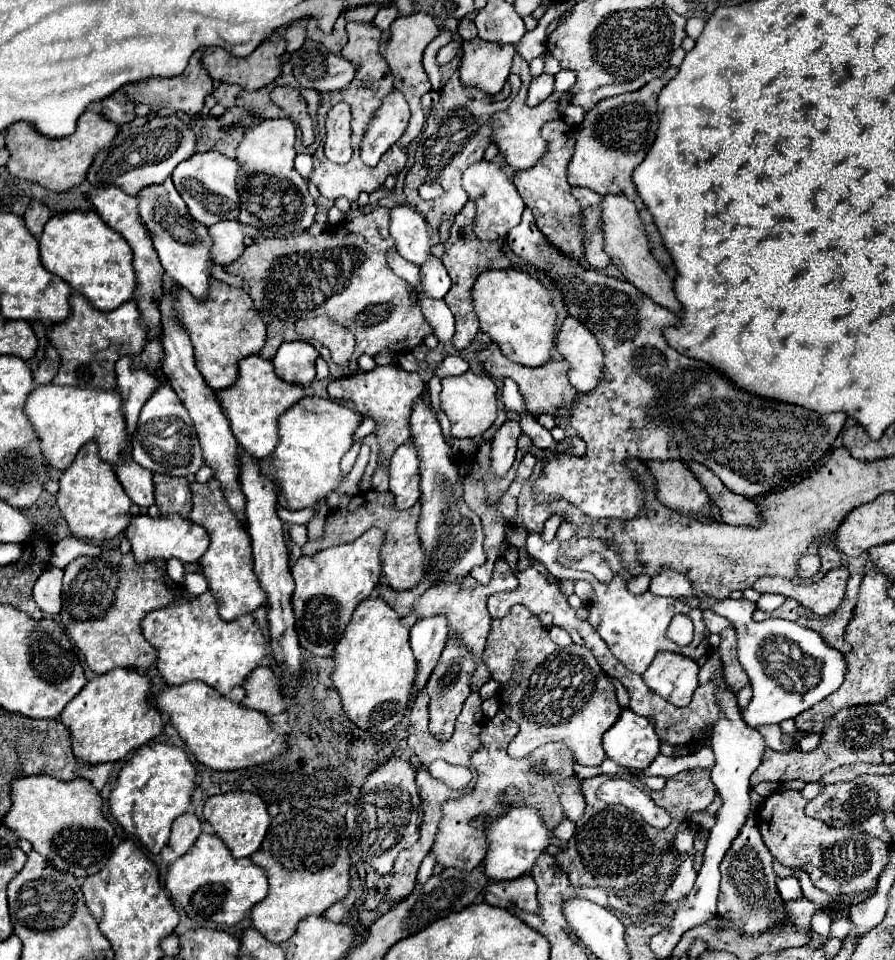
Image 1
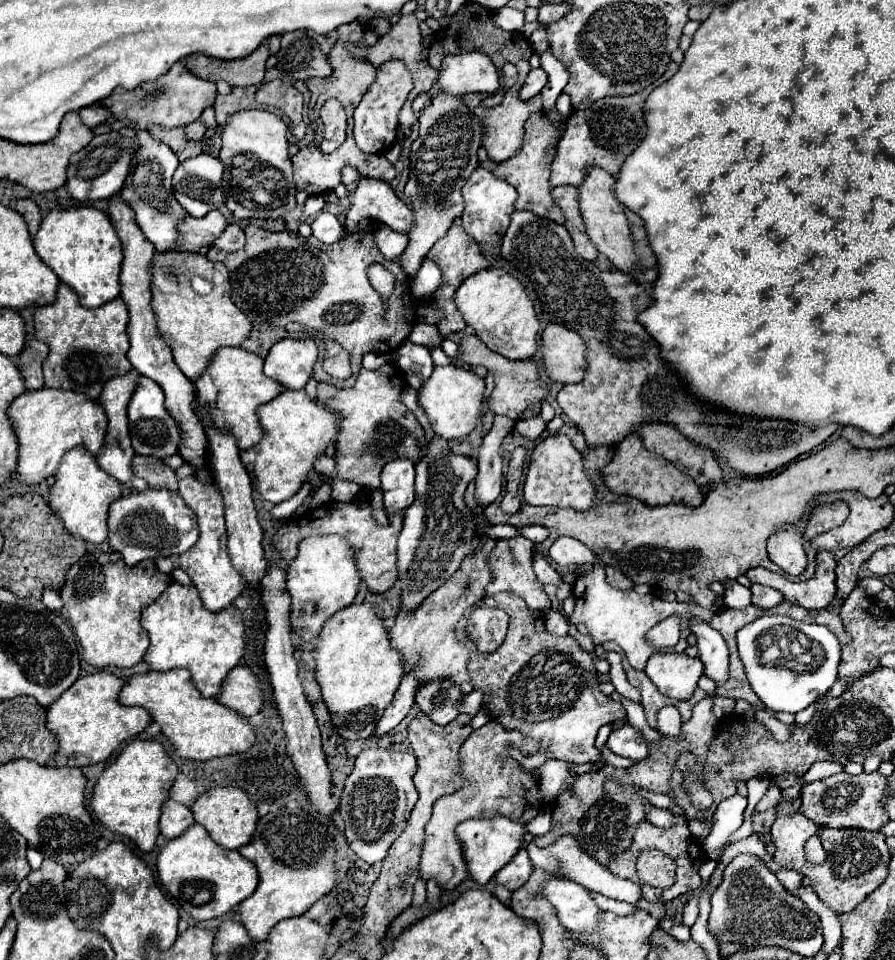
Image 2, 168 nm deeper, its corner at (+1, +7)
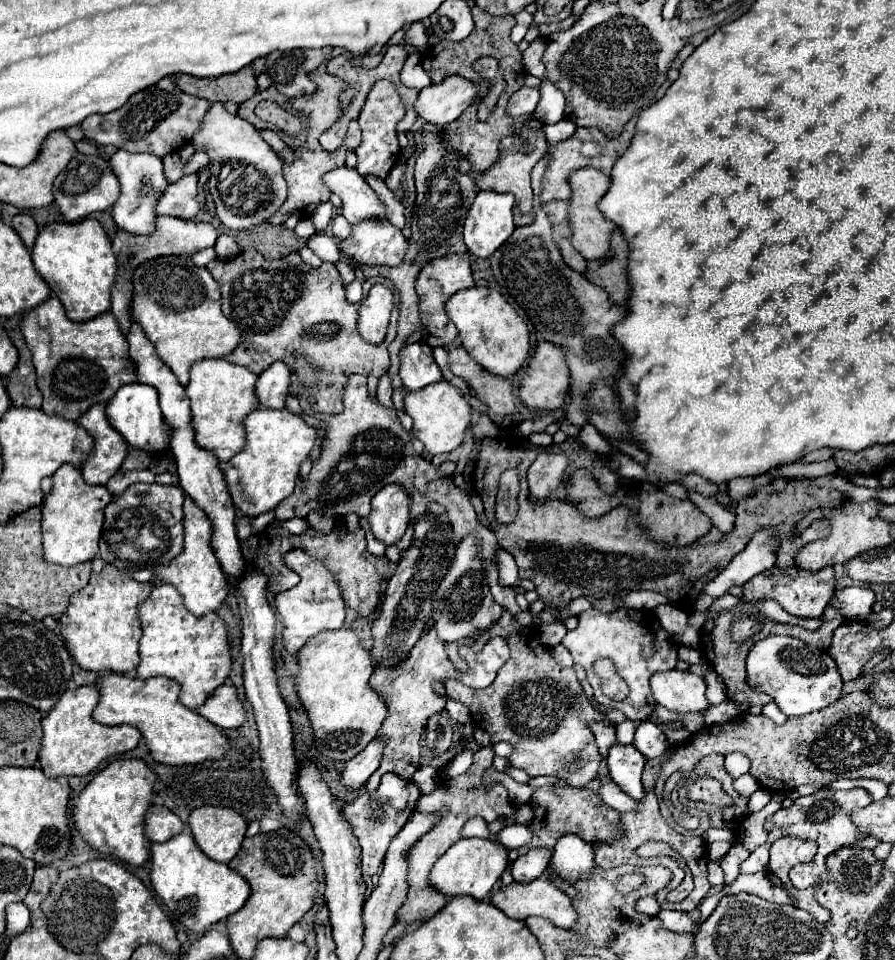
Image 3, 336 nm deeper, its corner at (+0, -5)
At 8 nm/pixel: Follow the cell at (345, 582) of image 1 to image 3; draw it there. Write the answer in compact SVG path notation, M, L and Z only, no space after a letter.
M289 550L283 558L283 564L299 574L299 584L279 592L275 596L275 608L283 620L283 644L289 654L295 654L301 650L301 646L307 642L307 638L325 632L325 630L337 630L343 626L345 620L345 602L341 598L341 592L337 588L337 582L333 580L333 574L319 562L309 558L303 550Z

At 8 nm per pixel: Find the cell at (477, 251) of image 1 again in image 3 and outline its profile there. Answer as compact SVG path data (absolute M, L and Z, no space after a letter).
M449 254L443 258L433 260L431 264L423 266L423 270L419 272L419 278L415 282L415 290L419 296L419 318L421 324L425 328L425 342L435 348L435 346L445 346L451 340L457 338L457 328L453 326L453 322L447 318L445 314L445 302L461 288L471 288L475 286L473 278L471 278L471 266L469 266L469 256L463 254Z

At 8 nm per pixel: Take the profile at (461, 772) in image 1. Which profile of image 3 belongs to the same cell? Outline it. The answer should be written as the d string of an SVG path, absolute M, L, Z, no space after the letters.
M385 774L375 792L361 790L359 796L351 804L345 804L345 818L353 826L353 834L361 842L361 848L363 848L363 852L361 852L361 870L363 870L363 874L373 876L377 872L379 864L385 860L391 838L413 816L419 796L421 796L421 792L411 780L403 780L397 774Z

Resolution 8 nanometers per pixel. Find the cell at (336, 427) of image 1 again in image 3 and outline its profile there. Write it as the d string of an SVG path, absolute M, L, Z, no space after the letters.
M253 410L243 418L245 446L235 454L225 468L225 482L231 494L233 506L245 516L255 518L261 512L273 510L281 500L285 500L299 476L299 466L309 458L311 448L317 440L317 428L311 428L301 416L289 410Z

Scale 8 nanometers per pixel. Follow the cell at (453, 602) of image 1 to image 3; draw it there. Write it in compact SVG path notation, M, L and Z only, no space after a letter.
M429 626L427 634L413 646L413 650L409 652L409 658L401 666L397 666L393 670L379 666L373 672L369 686L373 686L373 690L377 690L377 694L381 694L381 698L385 700L387 718L381 726L381 732L377 732L377 738L383 740L383 758L381 758L381 764L375 770L373 778L369 778L369 782L365 786L367 792L373 792L379 786L379 780L385 772L393 772L405 780L411 780L413 772L419 768L421 732L423 732L427 720L445 708L445 698L439 698L433 692L431 684L433 684L433 680L445 682L447 678L457 678L457 672L455 672L453 664L449 662L443 646L445 644L437 638L433 626Z

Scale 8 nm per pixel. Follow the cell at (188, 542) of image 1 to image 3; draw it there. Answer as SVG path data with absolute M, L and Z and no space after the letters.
M131 484L123 494L115 494L105 506L105 522L99 540L99 558L117 566L119 570L137 570L169 564L183 550L183 490L179 486L161 484Z

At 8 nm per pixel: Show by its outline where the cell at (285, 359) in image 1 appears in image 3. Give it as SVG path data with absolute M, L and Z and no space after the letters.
M283 362L271 364L263 374L259 374L255 384L255 396L259 408L283 408L291 370Z

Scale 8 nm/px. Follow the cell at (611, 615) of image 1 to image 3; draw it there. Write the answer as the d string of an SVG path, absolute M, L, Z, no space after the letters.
M597 608L579 614L579 626L573 632L567 632L561 642L573 656L575 664L583 666L587 680L593 674L593 662L599 658L613 660L617 674L627 682L629 696L617 704L617 708L629 720L645 720L655 710L655 700L649 690L649 678L655 672L673 670L677 662L677 648L667 640L667 632L661 628L657 618L651 612L641 612L633 608L623 608L611 614L599 612Z

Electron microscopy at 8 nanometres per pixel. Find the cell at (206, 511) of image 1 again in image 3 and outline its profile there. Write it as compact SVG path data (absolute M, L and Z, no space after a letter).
M185 496L185 502L183 502L183 530L185 530L183 552L177 558L173 558L173 562L169 562L167 566L153 568L153 572L157 576L161 574L163 582L177 588L177 592L181 594L181 598L185 602L185 608L191 614L203 616L203 614L215 612L227 600L231 586L229 586L227 576L223 574L223 570L219 566L219 560L213 556L213 550L209 548L211 522L205 516L205 512L201 508L197 508L189 496Z

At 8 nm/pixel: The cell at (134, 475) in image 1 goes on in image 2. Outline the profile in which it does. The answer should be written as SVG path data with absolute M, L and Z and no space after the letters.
M132 368L130 372L122 374L122 376L116 376L116 378L110 378L106 384L104 384L104 390L98 398L98 402L104 406L106 414L108 414L108 432L106 432L106 444L98 456L98 464L100 468L104 468L108 474L112 474L116 480L120 480L122 484L124 482L130 482L134 478L134 472L132 472L132 460L134 460L134 450L130 446L130 432L128 432L128 402L130 402L130 394L136 390L138 386L138 378L140 374Z

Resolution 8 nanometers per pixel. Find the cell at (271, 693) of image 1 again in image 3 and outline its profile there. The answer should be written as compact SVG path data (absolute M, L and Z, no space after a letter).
M219 686L205 704L197 708L197 712L207 718L211 724L219 728L239 728L245 722L243 704L237 698L237 690L233 686Z

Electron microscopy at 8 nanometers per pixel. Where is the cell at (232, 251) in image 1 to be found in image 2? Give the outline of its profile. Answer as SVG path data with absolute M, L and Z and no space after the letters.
M218 210L208 212L204 218L188 216L186 222L180 224L182 236L178 242L184 250L198 252L202 246L212 246L216 238L220 238L220 234L226 230L226 226L230 226L230 222Z

